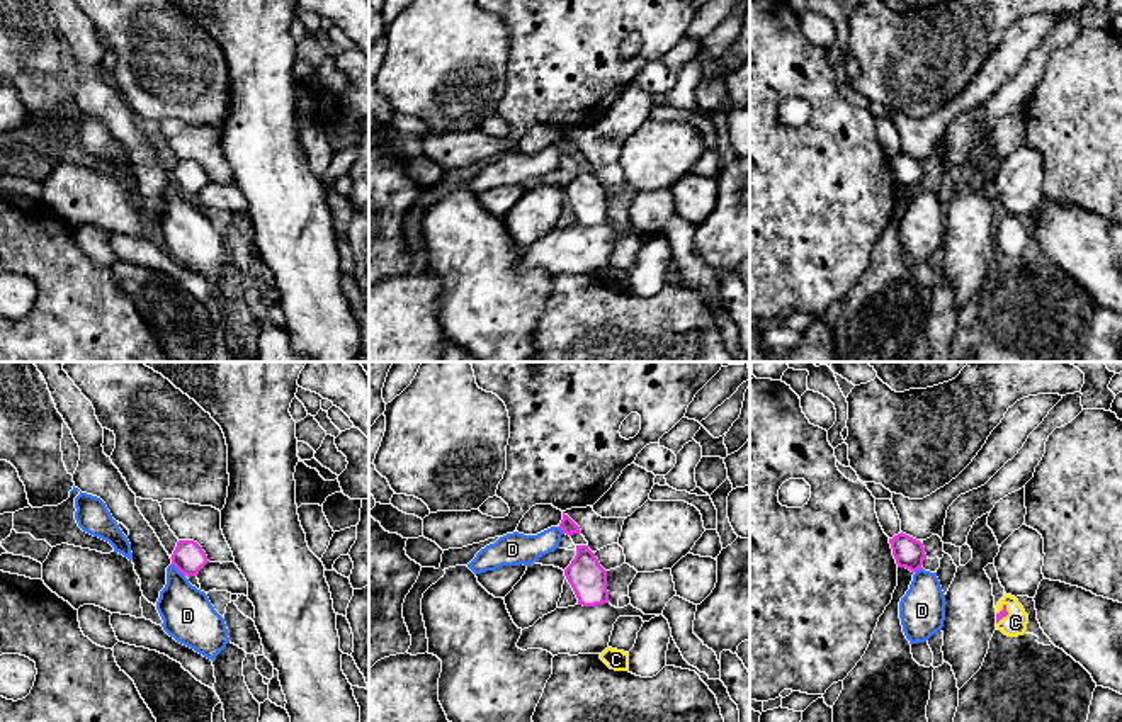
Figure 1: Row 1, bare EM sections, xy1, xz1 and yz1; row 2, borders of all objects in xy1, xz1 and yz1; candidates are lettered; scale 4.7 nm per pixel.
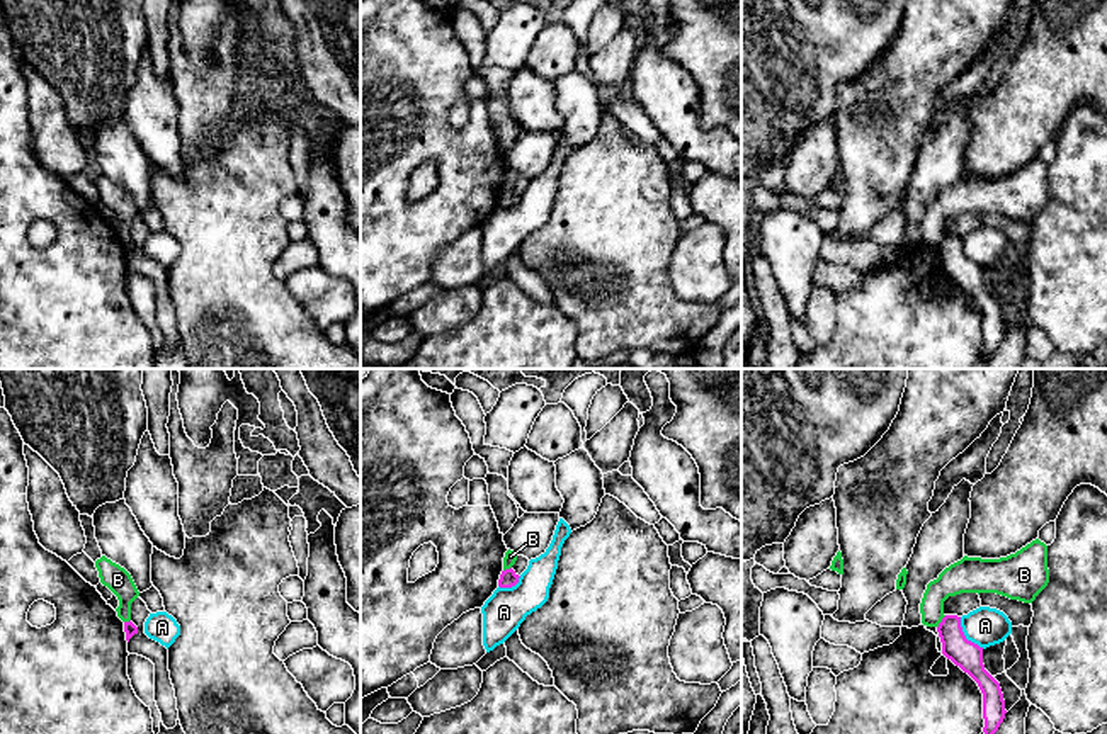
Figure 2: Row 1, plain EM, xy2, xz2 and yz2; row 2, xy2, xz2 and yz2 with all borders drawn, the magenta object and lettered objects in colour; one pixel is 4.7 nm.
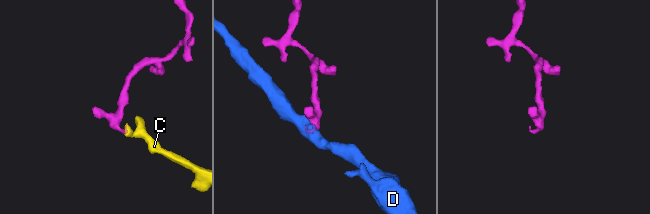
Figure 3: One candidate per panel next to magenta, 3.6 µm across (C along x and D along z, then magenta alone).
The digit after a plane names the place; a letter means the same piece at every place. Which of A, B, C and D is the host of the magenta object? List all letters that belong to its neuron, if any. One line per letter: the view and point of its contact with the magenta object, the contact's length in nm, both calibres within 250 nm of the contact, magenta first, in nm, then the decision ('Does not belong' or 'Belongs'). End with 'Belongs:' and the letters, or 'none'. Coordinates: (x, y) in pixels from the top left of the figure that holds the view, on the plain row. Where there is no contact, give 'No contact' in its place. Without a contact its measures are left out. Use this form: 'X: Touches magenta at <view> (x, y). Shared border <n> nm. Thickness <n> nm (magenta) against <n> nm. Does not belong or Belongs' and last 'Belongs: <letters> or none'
A: Touches magenta at yz2 (965, 255). Shared border 190 nm. Thickness 140 nm (magenta) against 180 nm. Does not belong
B: Touches magenta at yz2 (941, 242). Shared border 80 nm. Thickness 140 nm (magenta) against 160 nm. Does not belong
C: Touches magenta at yz1 (1007, 233). Shared border 110 nm. Thickness 40 nm (magenta) against 110 nm. Belongs
D: Touches magenta at xy1 (177, 187). Shared border 90 nm. Thickness 150 nm (magenta) against 240 nm. Does not belong
Belongs: C

